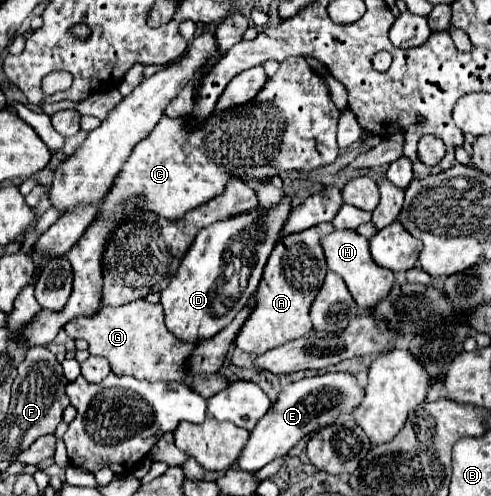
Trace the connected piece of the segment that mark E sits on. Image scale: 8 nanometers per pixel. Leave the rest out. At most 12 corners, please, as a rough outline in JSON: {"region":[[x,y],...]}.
{"region":[[352,373],[286,385],[238,459],[258,471],[358,407]]}

